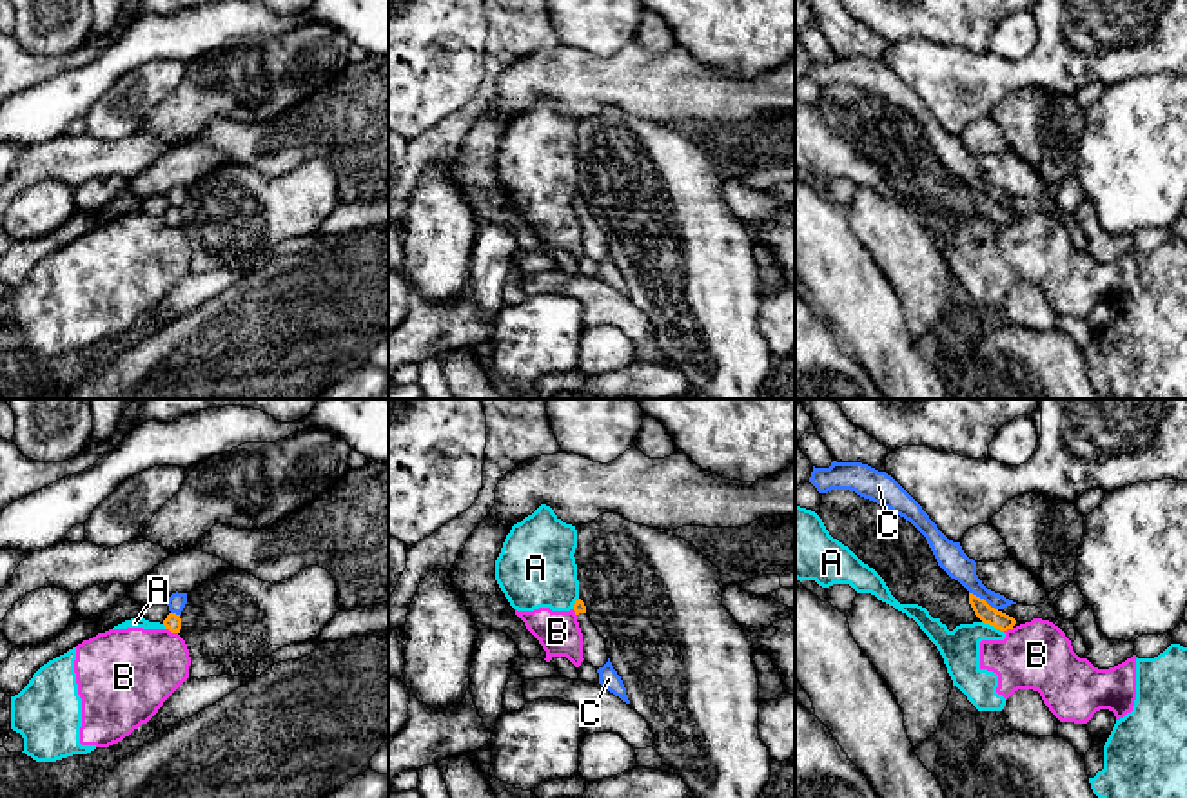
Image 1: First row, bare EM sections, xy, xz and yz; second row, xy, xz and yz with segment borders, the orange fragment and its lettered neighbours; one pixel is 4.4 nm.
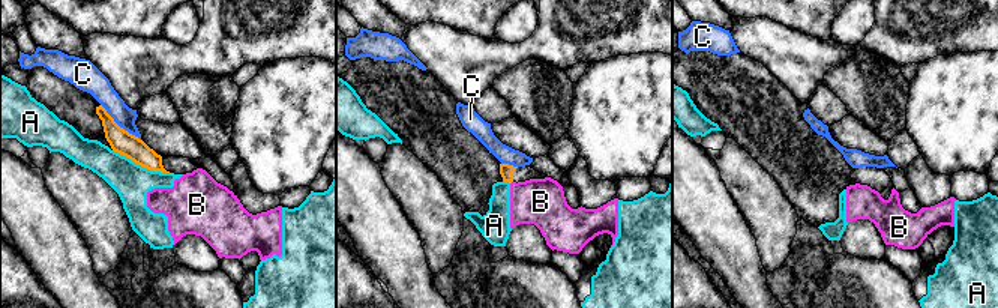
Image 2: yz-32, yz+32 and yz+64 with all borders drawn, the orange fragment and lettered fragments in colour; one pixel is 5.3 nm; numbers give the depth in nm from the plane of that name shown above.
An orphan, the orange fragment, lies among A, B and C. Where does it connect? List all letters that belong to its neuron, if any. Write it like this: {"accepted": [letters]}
{"accepted": []}

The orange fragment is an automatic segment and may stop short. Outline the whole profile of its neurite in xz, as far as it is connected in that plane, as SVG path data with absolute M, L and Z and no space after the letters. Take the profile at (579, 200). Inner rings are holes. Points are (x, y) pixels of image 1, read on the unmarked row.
M579 192L574 198L577 216L583 227L583 252L594 261L603 261L608 256L604 232L599 229L597 221L592 218L584 196Z

